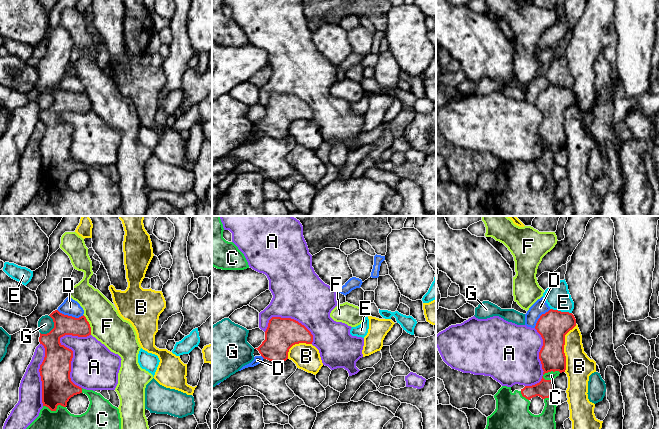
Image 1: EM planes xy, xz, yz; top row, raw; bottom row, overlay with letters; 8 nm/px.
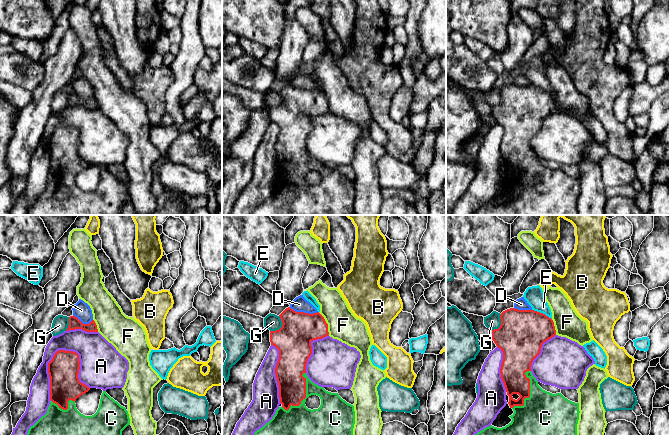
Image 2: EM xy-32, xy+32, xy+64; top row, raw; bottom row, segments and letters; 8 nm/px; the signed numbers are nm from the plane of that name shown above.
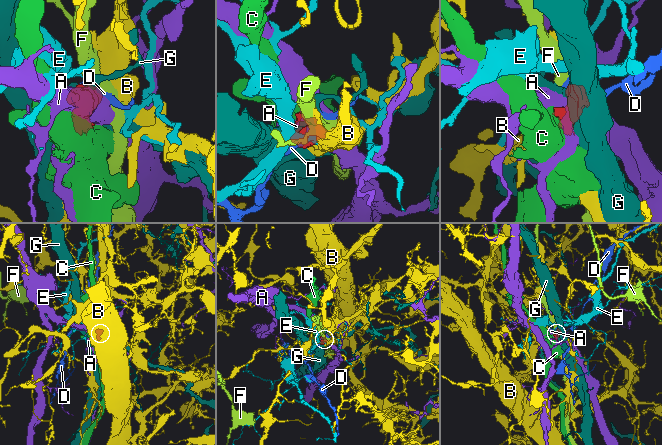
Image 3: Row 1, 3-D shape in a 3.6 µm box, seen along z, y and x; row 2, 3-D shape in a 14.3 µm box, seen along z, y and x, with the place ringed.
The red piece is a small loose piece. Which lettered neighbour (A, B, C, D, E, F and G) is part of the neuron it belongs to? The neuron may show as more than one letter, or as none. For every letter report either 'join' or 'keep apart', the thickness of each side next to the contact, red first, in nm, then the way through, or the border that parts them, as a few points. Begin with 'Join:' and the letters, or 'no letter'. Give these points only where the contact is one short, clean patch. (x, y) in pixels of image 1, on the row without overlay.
Join: C
A: keep apart; 260 nm thick on the red side, 360 nm on the other
B: keep apart; 240 nm thick on the red side, 220 nm on the other
C: join; 200 nm thick on the red side, 70 nm on the other
D: keep apart; 160 nm thick on the red side, 140 nm on the other
E: keep apart; 240 nm thick on the red side, 200 nm on the other; border along yz (550, 84), (571, 89)
F: keep apart; 160 nm thick on the red side, 280 nm on the other; border along xy (83, 90), (89, 100), (91, 110)
G: keep apart; 220 nm thick on the red side, 130 nm on the other

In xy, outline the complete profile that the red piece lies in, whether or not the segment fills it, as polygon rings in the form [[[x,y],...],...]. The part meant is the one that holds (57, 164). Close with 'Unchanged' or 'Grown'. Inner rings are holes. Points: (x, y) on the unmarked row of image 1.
[[[58,86],[49,91],[54,98],[54,104],[47,110],[41,110],[39,118],[45,124],[45,133],[40,141],[42,157],[43,184],[39,192],[21,209],[18,216],[113,216],[121,206],[119,185],[100,169],[86,166],[75,161],[70,154],[73,127],[60,119],[65,111],[87,113],[91,111],[91,103],[86,93],[79,94],[64,91]],[[84,169],[88,172],[90,180],[87,187],[81,191],[71,190],[66,182],[74,171]]]. Grown

